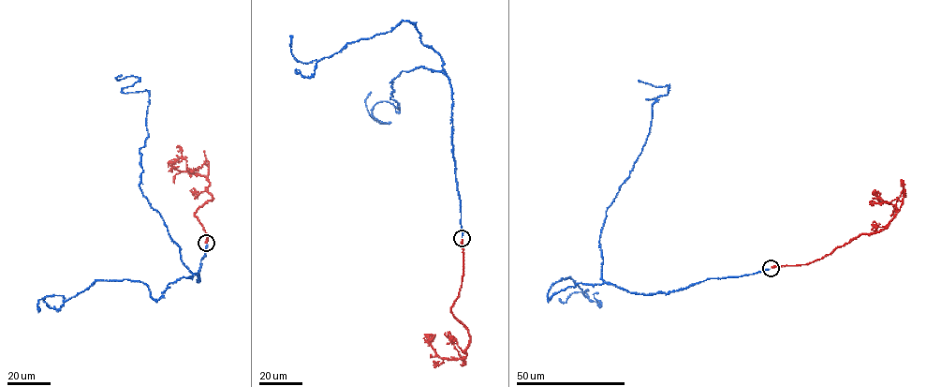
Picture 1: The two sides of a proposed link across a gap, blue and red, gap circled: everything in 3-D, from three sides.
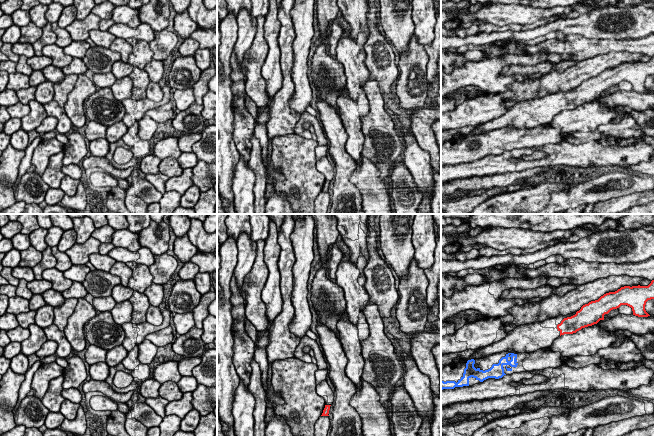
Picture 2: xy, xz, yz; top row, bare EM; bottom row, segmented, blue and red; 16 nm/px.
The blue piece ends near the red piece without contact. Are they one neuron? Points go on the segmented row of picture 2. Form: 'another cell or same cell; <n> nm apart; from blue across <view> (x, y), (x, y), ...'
another cell; 750 nm apart; from blue across yz (516, 354), (560, 335)

